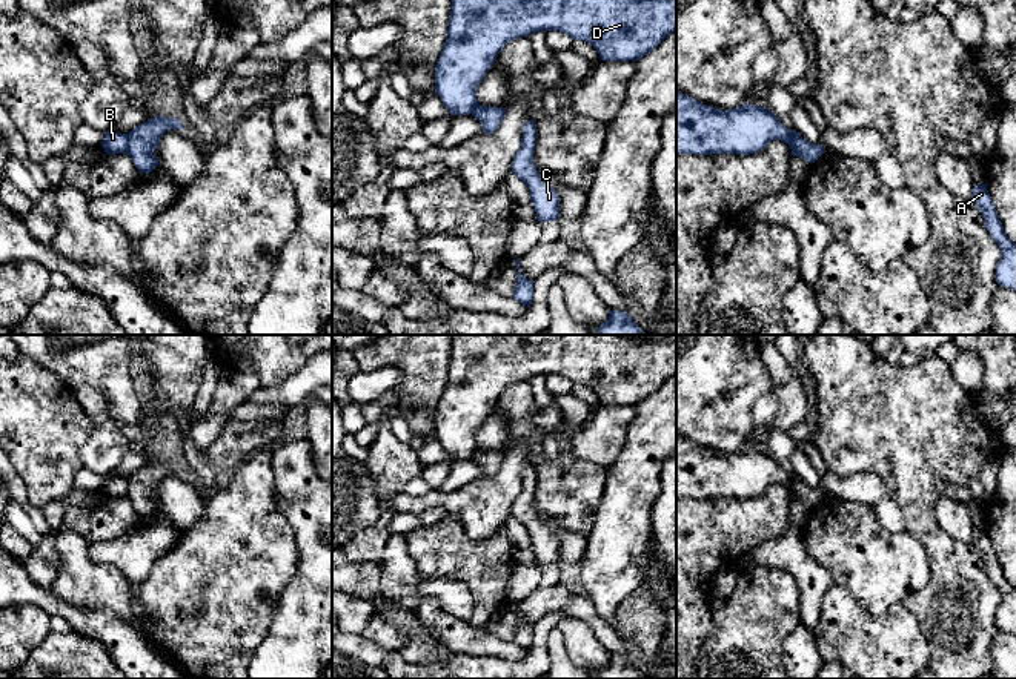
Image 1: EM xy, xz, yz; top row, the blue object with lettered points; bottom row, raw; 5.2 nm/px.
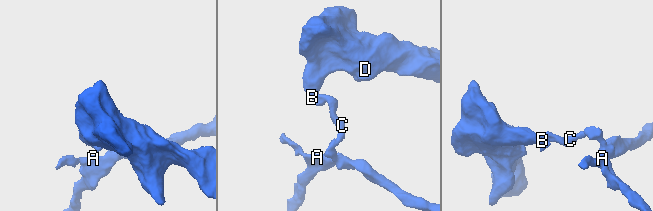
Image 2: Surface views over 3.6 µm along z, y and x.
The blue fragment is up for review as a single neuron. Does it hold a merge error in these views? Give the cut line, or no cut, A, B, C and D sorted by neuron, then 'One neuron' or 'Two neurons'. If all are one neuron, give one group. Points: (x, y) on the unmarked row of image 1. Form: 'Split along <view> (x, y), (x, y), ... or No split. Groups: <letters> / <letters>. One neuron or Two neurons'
Split along xy (128, 478), (125, 496). Groups: A C / B D. Two neurons

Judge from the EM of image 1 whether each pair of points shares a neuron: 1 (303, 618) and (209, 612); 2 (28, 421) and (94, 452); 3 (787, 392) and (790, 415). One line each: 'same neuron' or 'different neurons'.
1: different neurons
2: different neurons
3: same neuron

